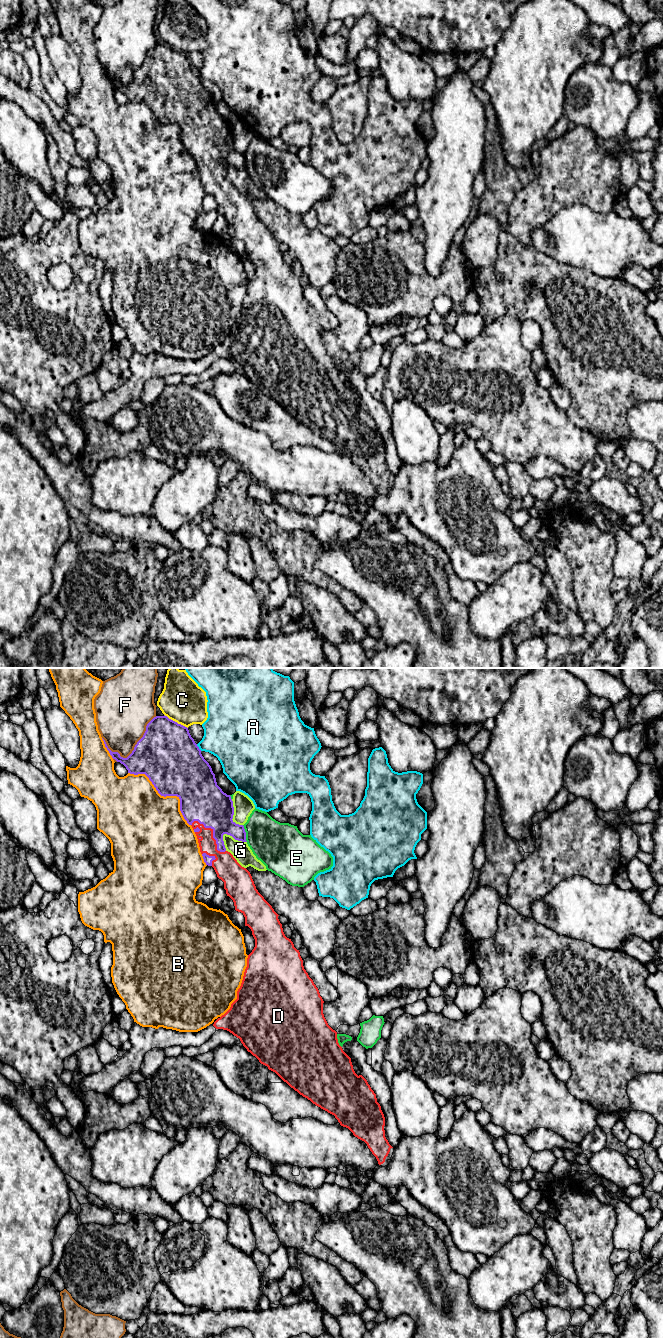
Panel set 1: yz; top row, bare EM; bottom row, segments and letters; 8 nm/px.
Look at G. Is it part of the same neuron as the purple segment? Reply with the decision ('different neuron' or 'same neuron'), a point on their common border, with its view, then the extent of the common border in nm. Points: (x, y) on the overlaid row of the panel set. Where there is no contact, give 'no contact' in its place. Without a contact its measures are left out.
different neuron | yz (234, 838) | 200 nm

